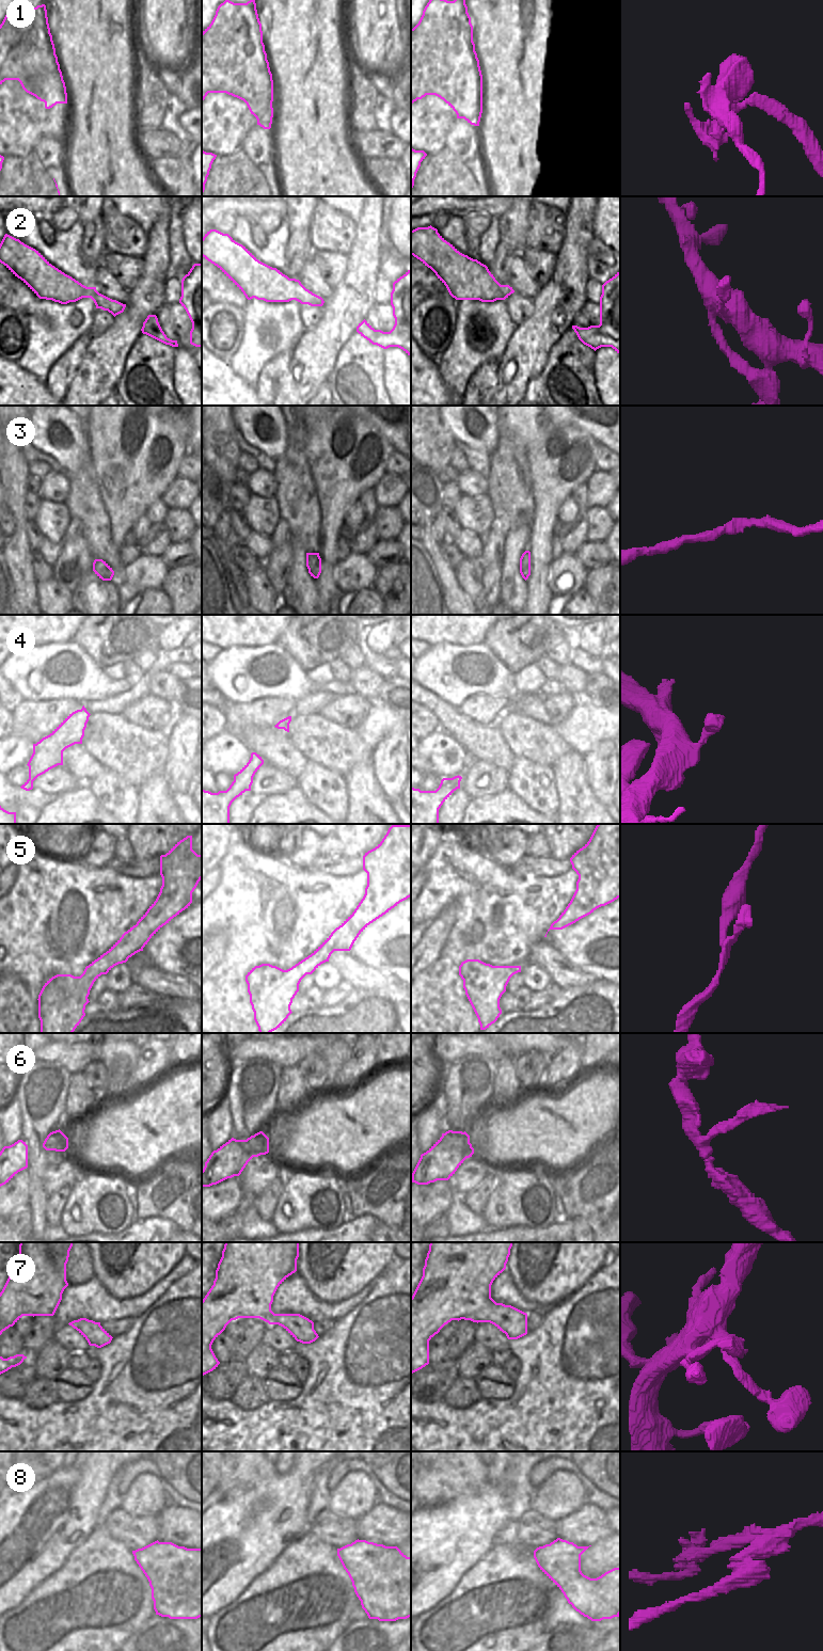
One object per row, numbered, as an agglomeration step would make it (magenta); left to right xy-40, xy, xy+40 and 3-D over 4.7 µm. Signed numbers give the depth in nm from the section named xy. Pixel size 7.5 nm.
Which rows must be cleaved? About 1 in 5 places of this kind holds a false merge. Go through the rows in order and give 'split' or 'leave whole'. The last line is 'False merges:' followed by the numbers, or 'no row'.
1: split
2: leave whole
3: leave whole
4: leave whole
5: leave whole
6: leave whole
7: leave whole
8: split
False merges: 1, 8

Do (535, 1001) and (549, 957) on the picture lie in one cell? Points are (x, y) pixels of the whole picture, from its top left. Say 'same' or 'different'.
different

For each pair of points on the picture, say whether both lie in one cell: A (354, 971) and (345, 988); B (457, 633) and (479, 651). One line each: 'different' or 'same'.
A: different
B: different

